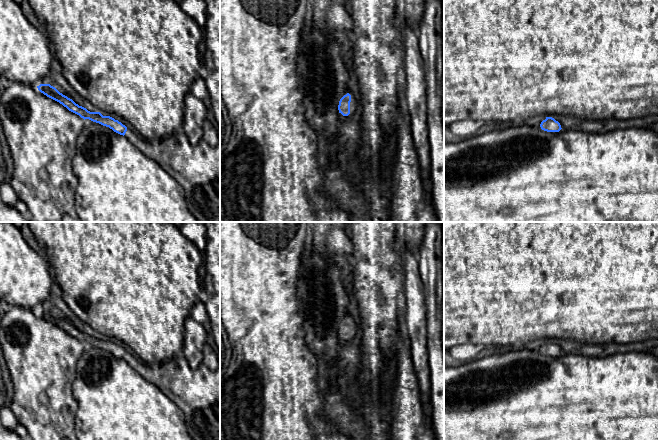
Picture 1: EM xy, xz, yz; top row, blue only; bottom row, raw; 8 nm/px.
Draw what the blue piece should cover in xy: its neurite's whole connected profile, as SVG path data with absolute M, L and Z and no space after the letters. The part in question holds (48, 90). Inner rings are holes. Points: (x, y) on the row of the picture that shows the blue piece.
M40 84L37 88L84 120L89 119L123 135L181 185L188 209L197 220L220 222L220 143L210 146L201 140L192 146L182 131L149 141L117 119L79 106L50 84Z

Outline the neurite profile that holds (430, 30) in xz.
M426 0L416 34L424 62L431 157L431 196L438 222L444 222L444 0Z

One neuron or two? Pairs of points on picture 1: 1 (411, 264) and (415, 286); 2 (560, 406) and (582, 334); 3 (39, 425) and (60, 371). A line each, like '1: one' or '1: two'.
1: one
2: two
3: one

